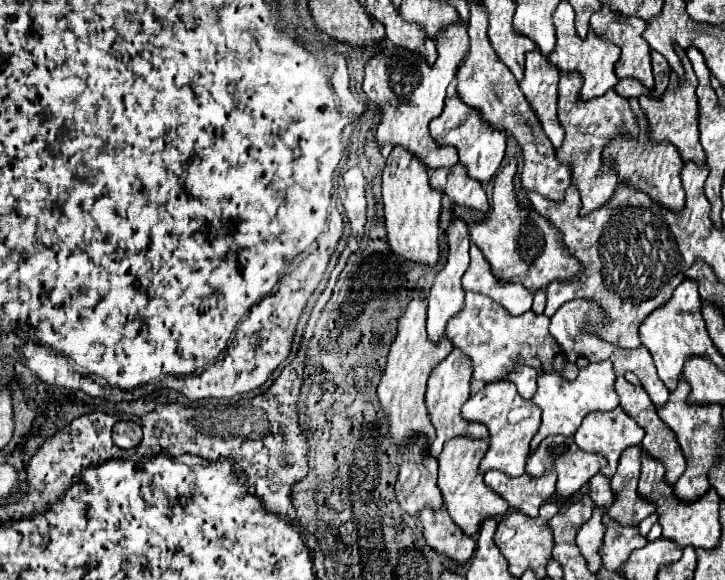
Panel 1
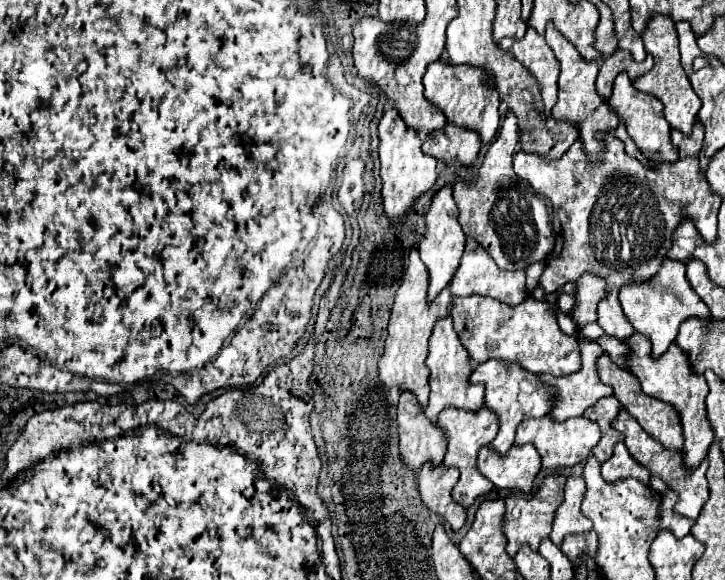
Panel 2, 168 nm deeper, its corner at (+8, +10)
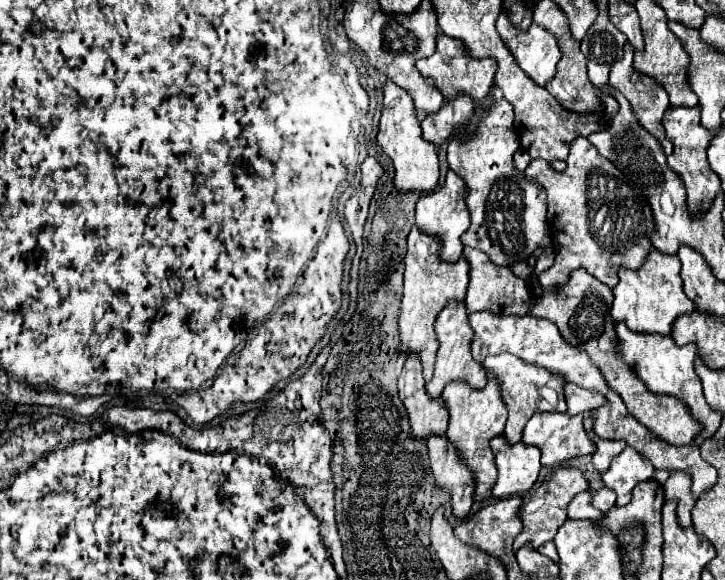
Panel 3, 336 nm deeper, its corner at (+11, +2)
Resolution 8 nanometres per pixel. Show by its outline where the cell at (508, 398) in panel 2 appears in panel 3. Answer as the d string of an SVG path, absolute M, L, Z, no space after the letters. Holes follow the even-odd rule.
M491 356L481 362L487 376L493 374L499 380L499 390L503 404L507 408L507 426L505 426L505 440L509 444L521 442L523 424L537 412L567 412L567 404L563 394L565 380L561 376L553 376L545 372L545 368L533 368L531 364L525 364L523 360L517 360L515 356Z

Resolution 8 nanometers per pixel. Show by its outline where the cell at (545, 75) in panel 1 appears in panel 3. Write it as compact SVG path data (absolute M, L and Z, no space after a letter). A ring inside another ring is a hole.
M505 14L497 18L497 32L509 52L513 52L523 72L539 86L545 86L555 76L555 66L561 52L557 48L557 40L553 40L553 34L545 32L537 24L531 24L527 32L517 32L517 28L511 28Z

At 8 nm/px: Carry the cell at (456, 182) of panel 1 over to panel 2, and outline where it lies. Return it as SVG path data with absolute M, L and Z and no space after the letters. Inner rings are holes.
M446 124L440 132L432 132L422 144L422 150L444 162L458 162L462 166L472 166L480 150L480 136L470 128L456 128L456 124Z

